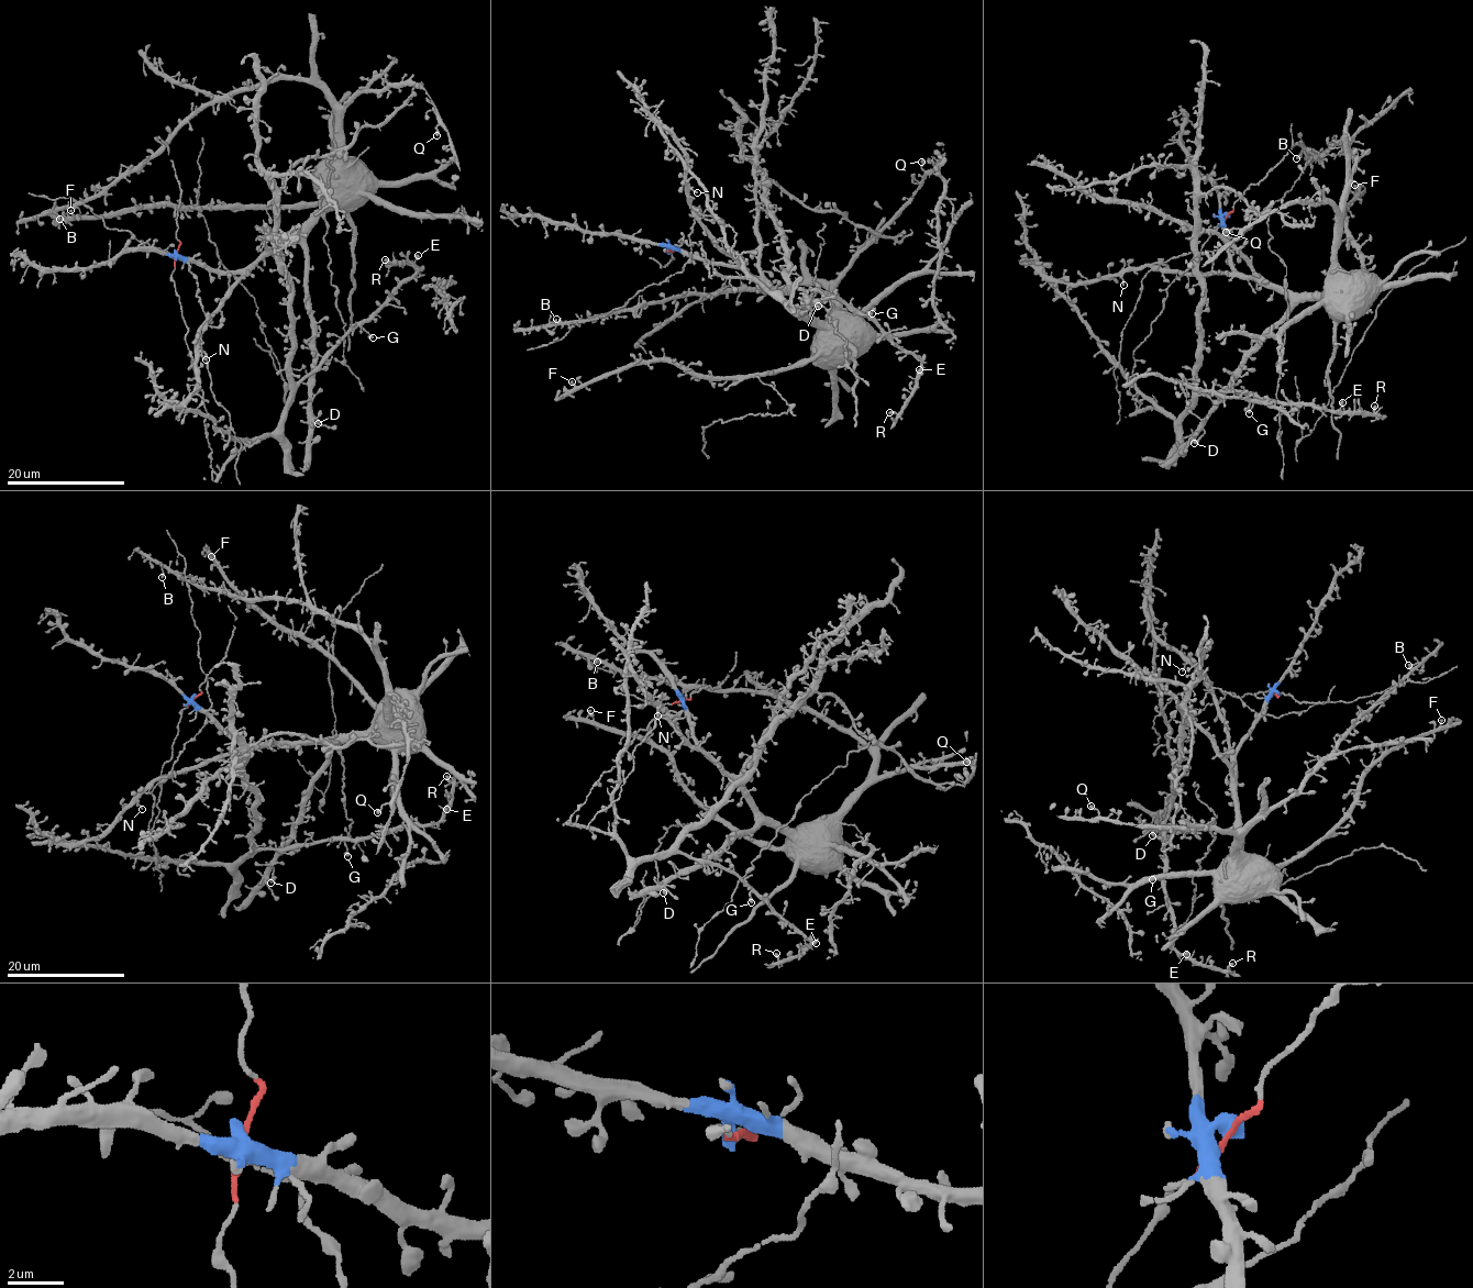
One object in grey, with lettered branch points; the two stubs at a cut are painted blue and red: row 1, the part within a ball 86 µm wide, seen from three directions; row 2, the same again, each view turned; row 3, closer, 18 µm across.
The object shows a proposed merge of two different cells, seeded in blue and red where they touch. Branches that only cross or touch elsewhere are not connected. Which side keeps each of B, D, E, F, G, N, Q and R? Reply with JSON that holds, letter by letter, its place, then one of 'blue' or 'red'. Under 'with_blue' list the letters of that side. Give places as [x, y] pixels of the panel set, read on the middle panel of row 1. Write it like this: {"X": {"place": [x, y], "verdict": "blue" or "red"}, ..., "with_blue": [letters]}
{"B": {"place": [556, 319], "verdict": "blue"}, "D": {"place": [818, 306], "verdict": "blue"}, "E": {"place": [919, 369], "verdict": "red"}, "F": {"place": [572, 381], "verdict": "blue"}, "G": {"place": [872, 313], "verdict": "red"}, "N": {"place": [697, 192], "verdict": "blue"}, "Q": {"place": [921, 162], "verdict": "blue"}, "R": {"place": [889, 412], "verdict": "red"}, "with_blue": ["B", "D", "F", "N", "Q"]}

